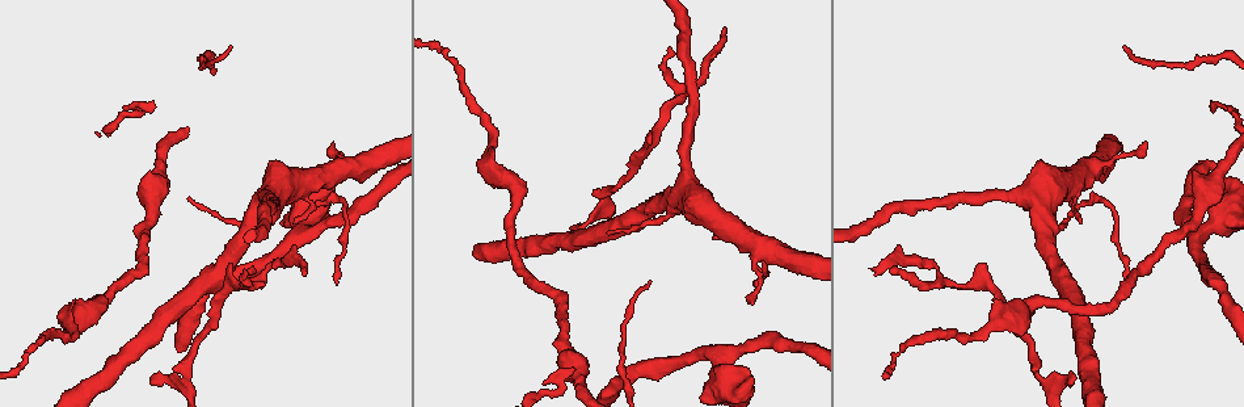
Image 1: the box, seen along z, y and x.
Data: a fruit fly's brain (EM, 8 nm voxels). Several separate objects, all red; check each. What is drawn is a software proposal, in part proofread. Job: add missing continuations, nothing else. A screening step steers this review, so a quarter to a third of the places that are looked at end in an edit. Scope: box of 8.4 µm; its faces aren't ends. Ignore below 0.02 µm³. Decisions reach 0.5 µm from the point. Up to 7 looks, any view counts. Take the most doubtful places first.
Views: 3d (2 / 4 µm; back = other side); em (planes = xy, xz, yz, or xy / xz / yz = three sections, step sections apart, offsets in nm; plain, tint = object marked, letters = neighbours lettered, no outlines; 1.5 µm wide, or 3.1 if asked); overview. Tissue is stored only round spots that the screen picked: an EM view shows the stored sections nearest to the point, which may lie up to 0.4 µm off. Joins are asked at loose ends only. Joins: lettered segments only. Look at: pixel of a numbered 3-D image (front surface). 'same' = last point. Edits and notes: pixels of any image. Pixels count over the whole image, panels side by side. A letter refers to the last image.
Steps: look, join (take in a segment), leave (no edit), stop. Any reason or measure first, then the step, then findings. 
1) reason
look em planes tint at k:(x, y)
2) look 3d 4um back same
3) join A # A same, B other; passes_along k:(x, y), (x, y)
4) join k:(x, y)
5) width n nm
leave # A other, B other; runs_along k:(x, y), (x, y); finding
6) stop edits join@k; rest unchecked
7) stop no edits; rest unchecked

free end
look em planes plain at 1:(723, 30)

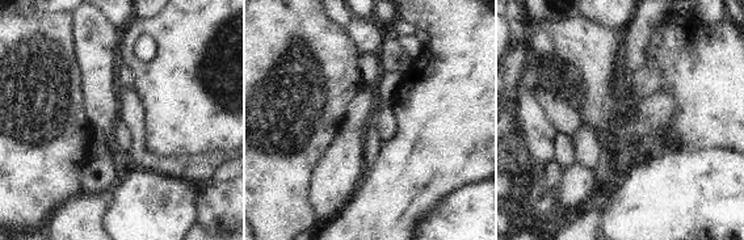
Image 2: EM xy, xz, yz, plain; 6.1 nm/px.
what lies round it
look em planes letters same

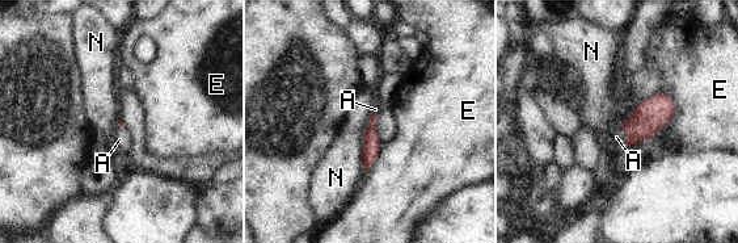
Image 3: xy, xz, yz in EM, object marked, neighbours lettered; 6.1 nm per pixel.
join A # A same, E other, N other; passes_along 3:(650, 116), (627, 137), (616, 137); it goes on there

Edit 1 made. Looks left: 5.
see it whole again
look overview

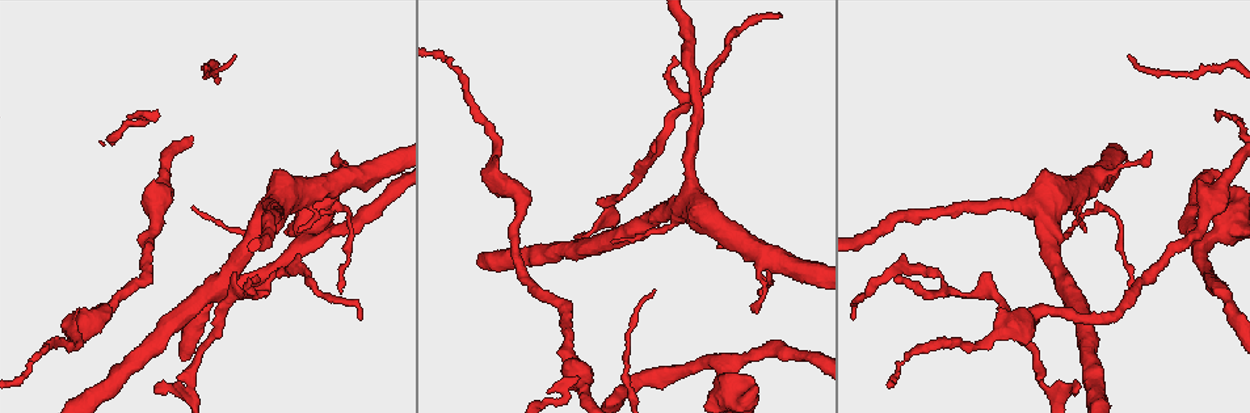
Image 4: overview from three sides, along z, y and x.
thick end
look em yz step 4 tint at 4:(755, 384)

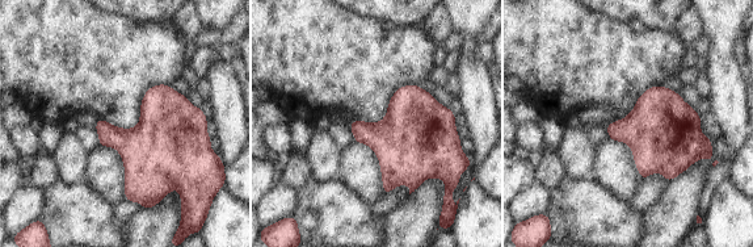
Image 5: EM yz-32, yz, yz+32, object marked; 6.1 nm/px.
look em planes letters same

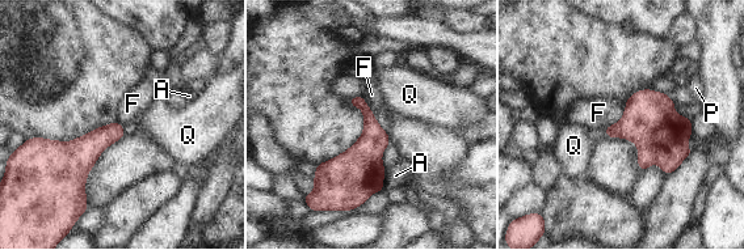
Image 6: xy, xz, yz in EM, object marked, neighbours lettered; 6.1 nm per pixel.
leave # A other, F other, P other, Q other; border 6:(626, 102), (623, 115), (604, 128); none of them fits

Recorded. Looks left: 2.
free end
look 3d 2um at 4:(757, 292)

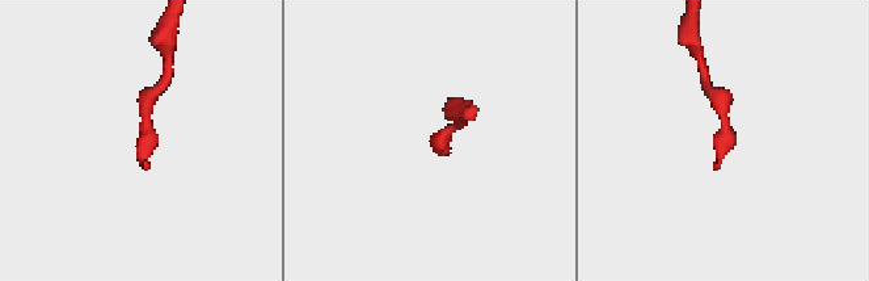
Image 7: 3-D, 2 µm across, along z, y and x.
look em yz step 8 letters at 7:(716, 169)

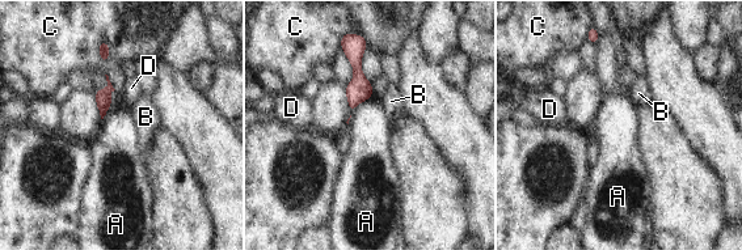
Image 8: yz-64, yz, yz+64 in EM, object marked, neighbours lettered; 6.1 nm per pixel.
width 70 nm
leave # A other, B other, C other, D other; border 8:(371, 96), (361, 101), (351, 113); none of them fits

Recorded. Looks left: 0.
stop edits join@3; rest unchecked

